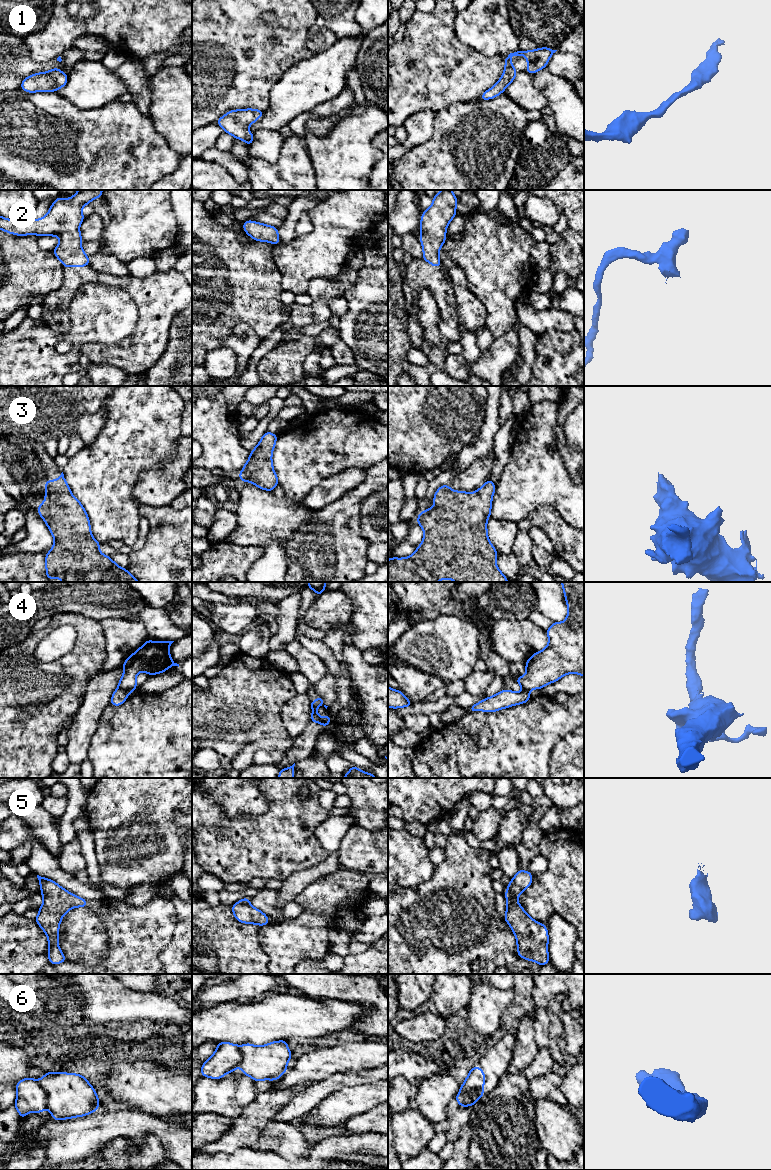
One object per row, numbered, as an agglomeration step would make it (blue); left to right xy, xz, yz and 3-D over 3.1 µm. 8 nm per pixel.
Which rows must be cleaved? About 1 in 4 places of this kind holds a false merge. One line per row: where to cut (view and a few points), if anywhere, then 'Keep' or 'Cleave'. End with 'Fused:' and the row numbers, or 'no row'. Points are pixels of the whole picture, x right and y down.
1: No split. Keep
2: No split. Keep
3: No split. Keep
4: Split along xy (118, 687), (129, 692). Cleave
5: No split. Keep
6: Split along xy (36, 1080), (46, 1094), (46, 1105). Cleave
Fused: 4, 6

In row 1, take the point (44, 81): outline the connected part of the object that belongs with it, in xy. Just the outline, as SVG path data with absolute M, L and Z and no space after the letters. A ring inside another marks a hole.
M53 68L48 72L32 74L23 79L20 88L28 93L53 92L64 87L68 76L59 68Z

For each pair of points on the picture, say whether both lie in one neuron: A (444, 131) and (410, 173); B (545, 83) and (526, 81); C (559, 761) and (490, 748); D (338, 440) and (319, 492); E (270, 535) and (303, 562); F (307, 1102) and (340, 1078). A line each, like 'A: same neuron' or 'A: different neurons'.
A: same neuron
B: different neurons
C: different neurons
D: different neurons
E: different neurons
F: same neuron

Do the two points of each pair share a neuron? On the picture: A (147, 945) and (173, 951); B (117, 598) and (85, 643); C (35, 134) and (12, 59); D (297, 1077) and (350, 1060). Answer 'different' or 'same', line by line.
A: different
B: different
C: different
D: same

